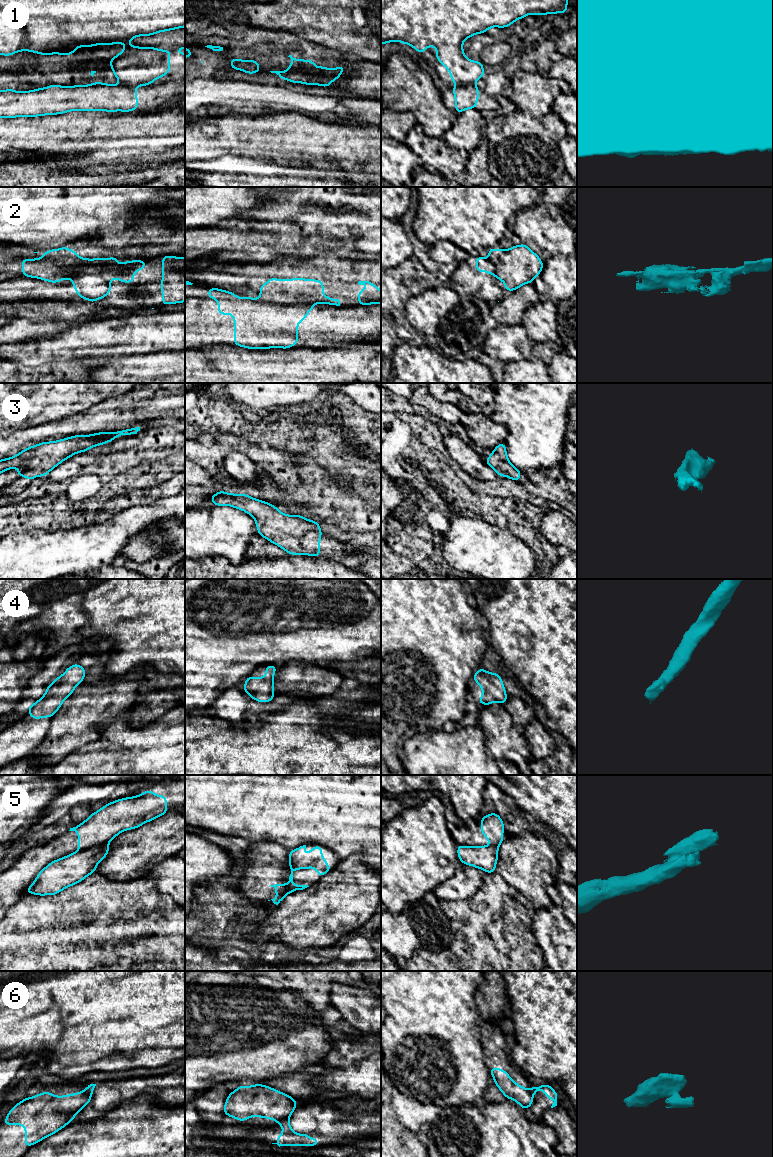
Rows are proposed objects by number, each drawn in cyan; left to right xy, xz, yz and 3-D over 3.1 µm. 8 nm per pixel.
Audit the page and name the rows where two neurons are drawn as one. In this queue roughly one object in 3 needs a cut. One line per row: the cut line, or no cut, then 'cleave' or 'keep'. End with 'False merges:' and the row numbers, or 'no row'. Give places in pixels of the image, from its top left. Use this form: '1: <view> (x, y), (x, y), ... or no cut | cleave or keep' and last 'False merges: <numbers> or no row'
1: xz (320, 67), (332, 81) | cleave
2: xz (252, 299), (288, 304), (312, 304) | cleave
3: no cut | keep
4: no cut | keep
5: xy (107, 842), (78, 851) | cleave
6: xz (288, 1117), (278, 1122) | cleave
False merges: 1, 2, 5, 6

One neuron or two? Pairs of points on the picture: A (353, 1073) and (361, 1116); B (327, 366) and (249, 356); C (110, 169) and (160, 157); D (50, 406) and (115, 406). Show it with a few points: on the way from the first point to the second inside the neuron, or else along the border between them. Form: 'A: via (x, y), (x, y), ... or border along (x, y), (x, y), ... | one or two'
A: border along (370, 1097), (351, 1099) | two
B: via (308, 366), (268, 366) | one
C: via (122, 165), (148, 162) | one
D: border along (111, 397), (106, 397), (83, 411), (68, 417) | two

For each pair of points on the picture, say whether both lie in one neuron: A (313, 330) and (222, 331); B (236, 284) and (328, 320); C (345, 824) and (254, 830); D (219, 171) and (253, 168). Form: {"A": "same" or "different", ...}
{"A": "same", "B": "different", "C": "same", "D": "same"}

